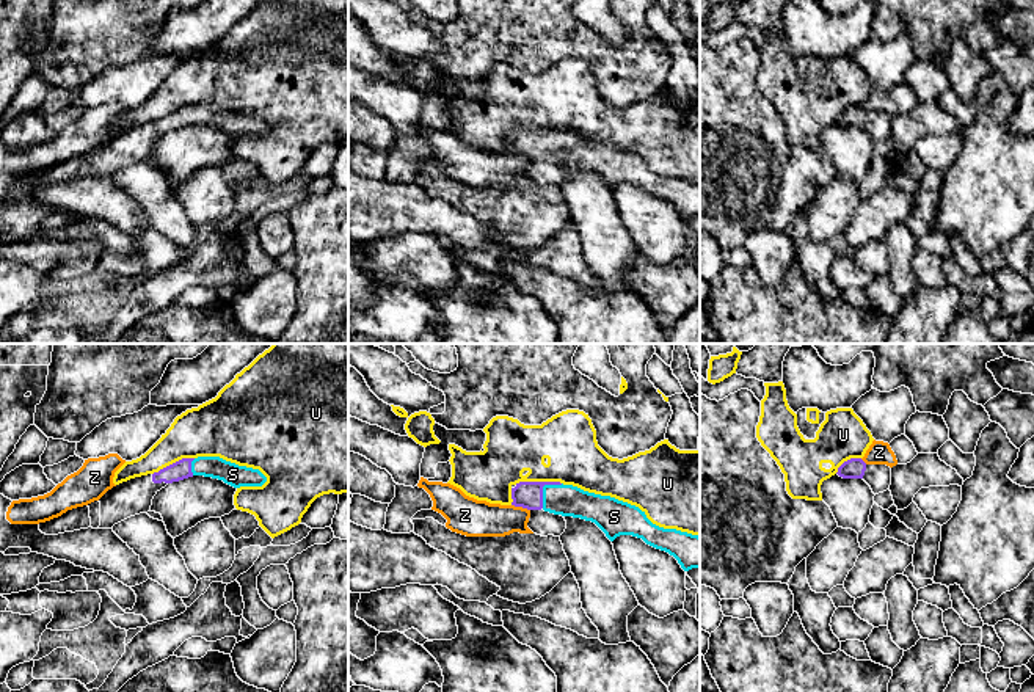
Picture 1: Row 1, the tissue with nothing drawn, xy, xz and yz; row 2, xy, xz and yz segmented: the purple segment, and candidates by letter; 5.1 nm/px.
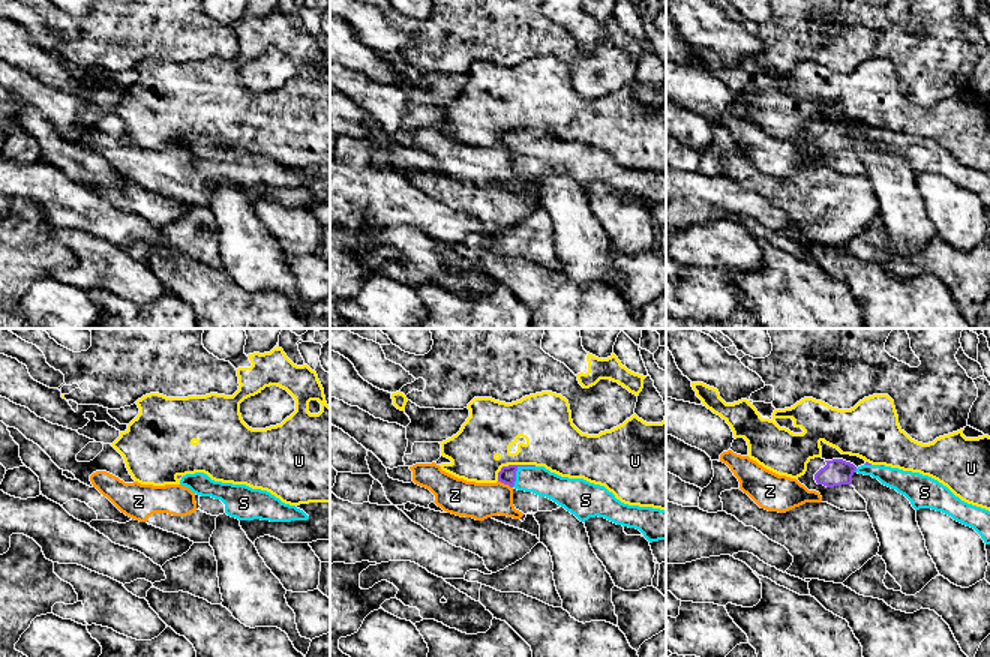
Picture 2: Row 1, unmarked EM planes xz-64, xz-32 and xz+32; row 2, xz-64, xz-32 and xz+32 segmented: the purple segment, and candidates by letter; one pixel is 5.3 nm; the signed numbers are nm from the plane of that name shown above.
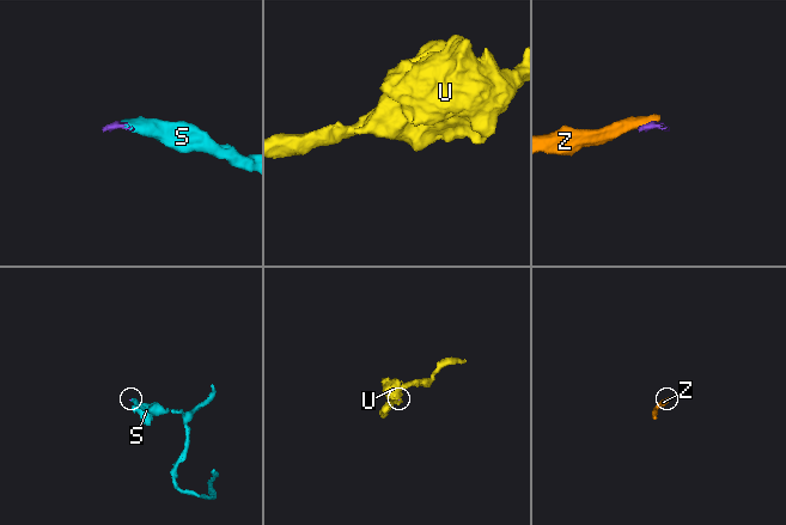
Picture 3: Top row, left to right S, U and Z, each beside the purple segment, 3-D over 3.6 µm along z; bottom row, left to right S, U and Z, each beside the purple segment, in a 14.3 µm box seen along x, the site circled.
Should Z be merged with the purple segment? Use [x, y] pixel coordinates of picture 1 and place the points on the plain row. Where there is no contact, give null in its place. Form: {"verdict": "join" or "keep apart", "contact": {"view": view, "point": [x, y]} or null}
{"verdict": "keep apart", "contact": {"view": "xz", "point": [521, 154]}}

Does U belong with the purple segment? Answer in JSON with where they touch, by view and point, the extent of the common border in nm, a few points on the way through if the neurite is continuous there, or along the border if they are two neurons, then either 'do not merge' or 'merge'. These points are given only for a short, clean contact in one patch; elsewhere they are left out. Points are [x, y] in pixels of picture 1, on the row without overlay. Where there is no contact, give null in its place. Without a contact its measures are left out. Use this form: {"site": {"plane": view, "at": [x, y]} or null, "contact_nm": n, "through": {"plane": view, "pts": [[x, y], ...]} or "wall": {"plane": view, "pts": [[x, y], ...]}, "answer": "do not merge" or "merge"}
{"site": {"plane": "xz", "at": [537, 131]}, "contact_nm": 240, "wall": {"plane": "xz", "pts": [[560, 131], [515, 132]]}, "answer": "do not merge"}

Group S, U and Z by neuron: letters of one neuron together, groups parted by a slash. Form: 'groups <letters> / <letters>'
groups S / U / Z

